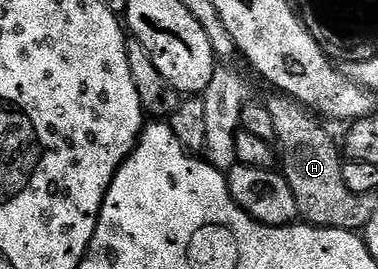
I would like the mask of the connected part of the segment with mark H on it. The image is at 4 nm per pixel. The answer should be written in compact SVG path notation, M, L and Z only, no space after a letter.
M275 97L268 102L268 118L276 133L278 166L294 194L297 215L314 226L347 227L358 198L350 192L350 188L346 188L346 184L342 184L342 154L337 143L336 146L332 143L331 136L324 131L325 123L308 107L300 105L295 98Z

